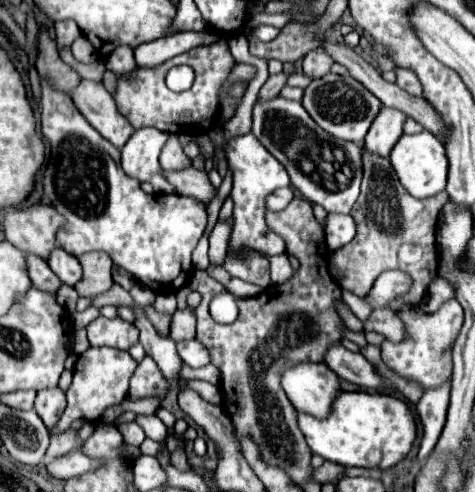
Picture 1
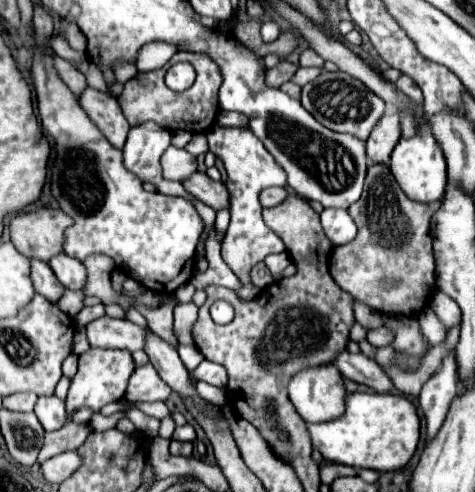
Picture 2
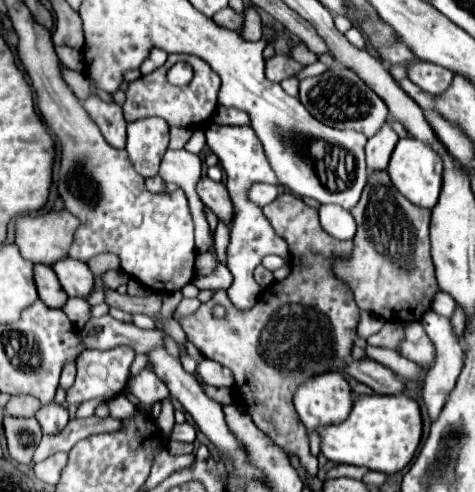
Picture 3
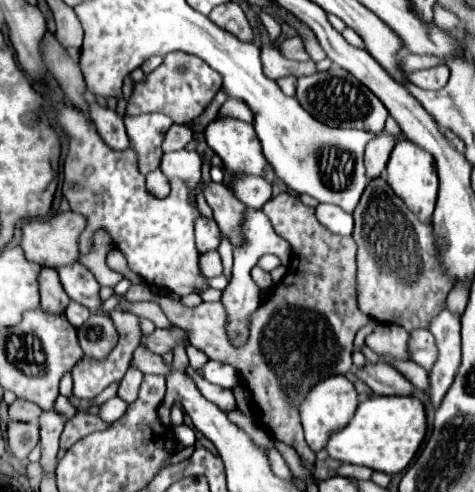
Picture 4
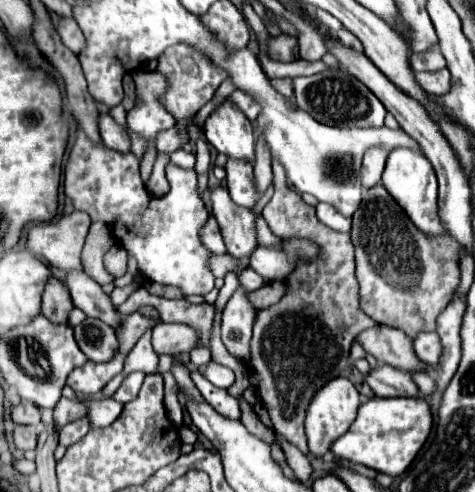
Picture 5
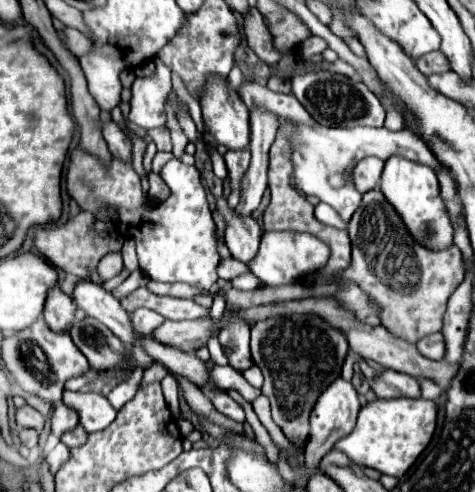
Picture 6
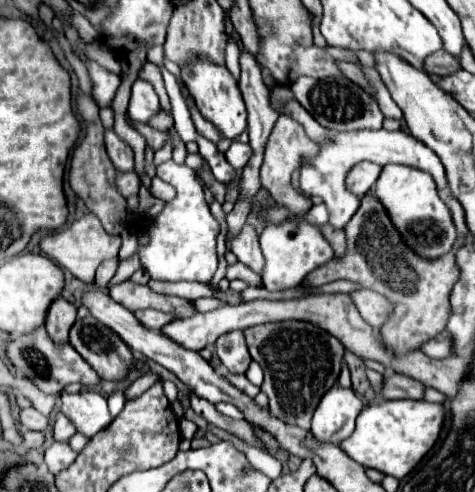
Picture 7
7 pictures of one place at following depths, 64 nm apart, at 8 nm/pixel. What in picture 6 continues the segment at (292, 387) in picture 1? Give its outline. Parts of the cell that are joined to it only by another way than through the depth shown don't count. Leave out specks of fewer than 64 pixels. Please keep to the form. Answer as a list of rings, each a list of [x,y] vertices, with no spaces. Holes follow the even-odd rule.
[[[342,378],[334,380],[324,392],[322,396],[318,398],[314,410],[312,410],[312,416],[310,416],[310,426],[312,426],[312,432],[310,432],[310,440],[308,440],[308,446],[304,450],[304,468],[310,468],[314,470],[320,462],[320,458],[330,450],[334,448],[334,444],[338,440],[342,440],[344,436],[348,436],[348,432],[352,432],[354,424],[356,424],[356,416],[360,412],[362,404],[358,400],[358,394],[354,390],[354,386]]]

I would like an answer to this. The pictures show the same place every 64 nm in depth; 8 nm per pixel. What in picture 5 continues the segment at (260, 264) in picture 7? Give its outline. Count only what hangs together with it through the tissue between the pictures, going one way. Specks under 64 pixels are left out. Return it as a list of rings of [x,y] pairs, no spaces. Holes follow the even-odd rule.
[[[216,188],[210,194],[214,218],[220,224],[228,254],[234,258],[250,256],[256,248],[256,222],[250,208],[236,206],[224,188]]]

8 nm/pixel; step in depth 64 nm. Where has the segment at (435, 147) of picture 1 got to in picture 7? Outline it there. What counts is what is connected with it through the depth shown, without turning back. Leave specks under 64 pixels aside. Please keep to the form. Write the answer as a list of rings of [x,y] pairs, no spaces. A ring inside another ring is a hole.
[[[388,164],[376,182],[376,196],[384,204],[384,208],[388,208],[388,216],[392,216],[392,224],[396,224],[396,230],[400,232],[404,244],[408,244],[408,248],[412,248],[412,252],[416,252],[418,256],[436,260],[454,248],[456,228],[448,206],[436,192],[432,176],[410,166]]]

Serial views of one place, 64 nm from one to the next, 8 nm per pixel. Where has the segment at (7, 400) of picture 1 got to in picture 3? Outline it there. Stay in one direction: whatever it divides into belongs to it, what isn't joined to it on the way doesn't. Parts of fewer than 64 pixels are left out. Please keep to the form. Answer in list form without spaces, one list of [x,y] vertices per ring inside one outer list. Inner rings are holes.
[[[12,396],[6,404],[6,414],[14,418],[32,418],[40,410],[40,402],[32,396]]]

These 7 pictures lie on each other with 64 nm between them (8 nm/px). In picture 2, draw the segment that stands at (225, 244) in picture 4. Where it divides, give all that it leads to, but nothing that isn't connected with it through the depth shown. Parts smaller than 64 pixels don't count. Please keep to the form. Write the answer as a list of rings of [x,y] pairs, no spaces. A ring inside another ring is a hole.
[[[230,207],[216,213],[215,228],[225,235],[230,223]]]

